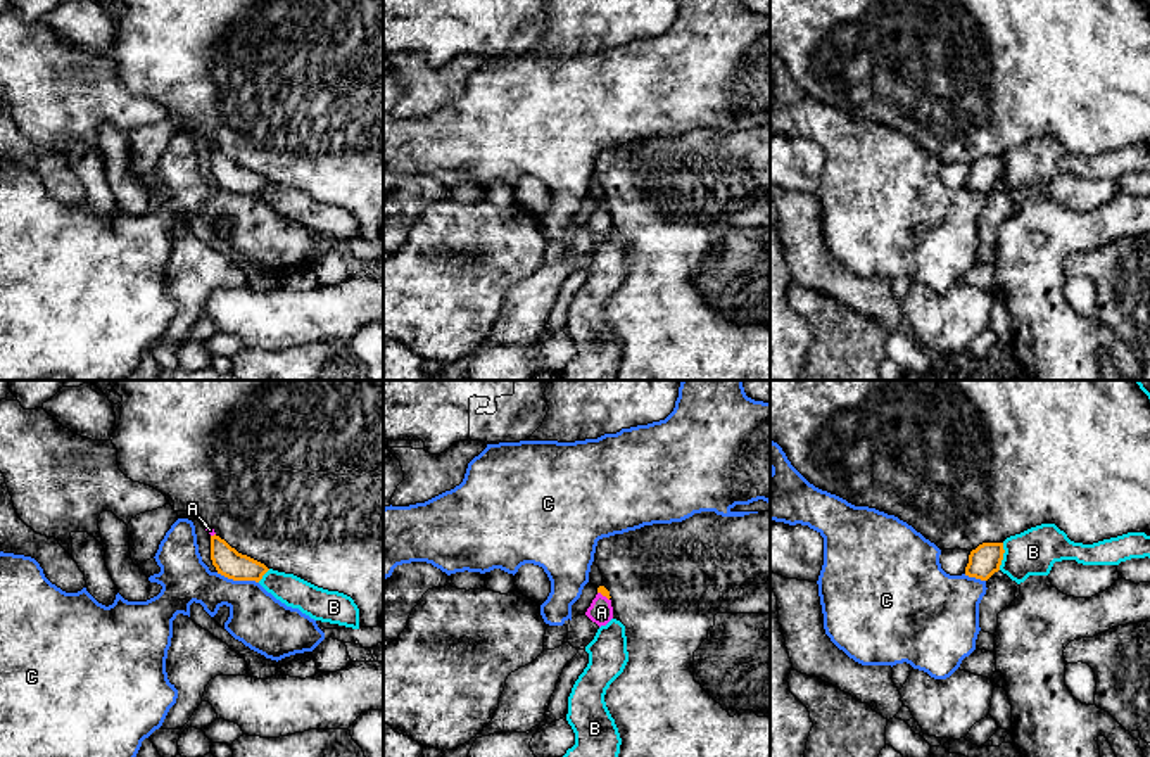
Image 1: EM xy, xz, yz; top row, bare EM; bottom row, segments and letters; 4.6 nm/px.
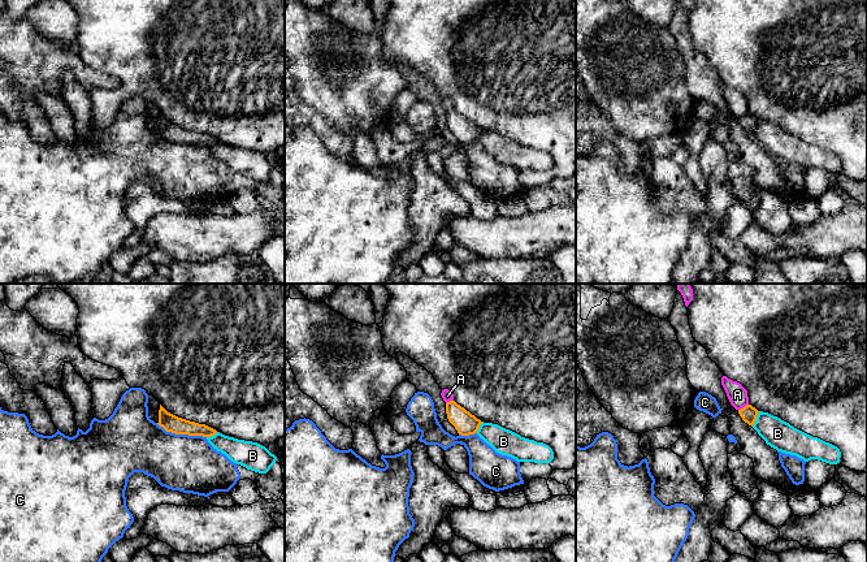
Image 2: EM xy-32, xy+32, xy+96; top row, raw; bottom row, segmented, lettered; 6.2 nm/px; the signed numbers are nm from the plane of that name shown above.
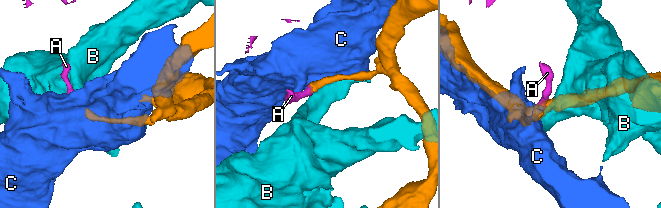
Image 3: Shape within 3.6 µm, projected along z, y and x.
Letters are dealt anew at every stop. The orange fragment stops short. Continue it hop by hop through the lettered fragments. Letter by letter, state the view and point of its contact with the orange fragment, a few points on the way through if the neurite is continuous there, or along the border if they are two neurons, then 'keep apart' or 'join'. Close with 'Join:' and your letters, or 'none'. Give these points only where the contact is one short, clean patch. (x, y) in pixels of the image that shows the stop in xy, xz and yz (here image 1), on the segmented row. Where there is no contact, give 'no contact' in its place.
A: contact xz (603, 595); keep apart
B: contact yz (1002, 557); keep apart
C: contact xy (237, 579); keep apart
Join: none

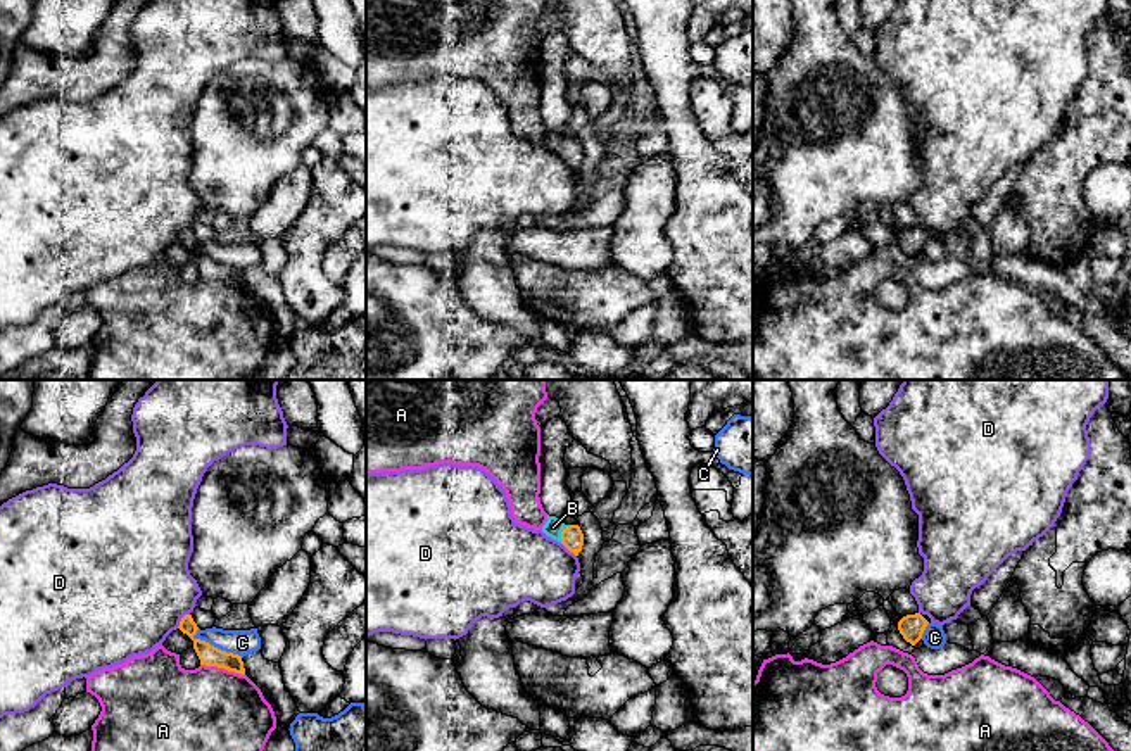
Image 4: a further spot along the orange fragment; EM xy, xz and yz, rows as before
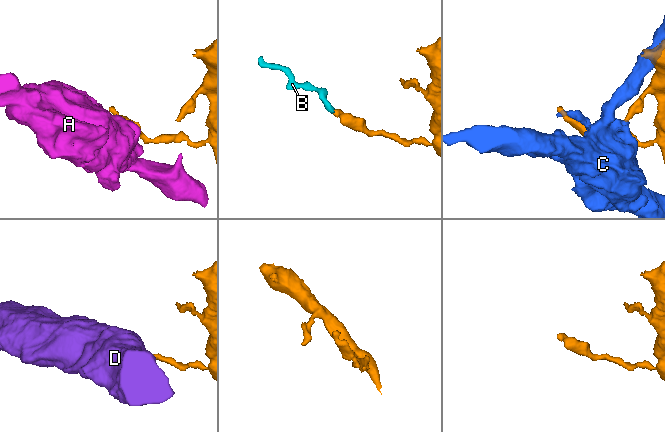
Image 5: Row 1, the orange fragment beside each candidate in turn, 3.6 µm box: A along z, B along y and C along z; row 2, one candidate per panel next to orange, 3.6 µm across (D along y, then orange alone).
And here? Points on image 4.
A: contact xy (223, 667); keep apart
B: contact xz (562, 534); way xz (572, 537), (562, 534), (553, 527); join
C: contact xy (216, 648); keep apart
D: contact xy (182, 620); border xy (189, 613), (176, 627); keep apart
Join: B

